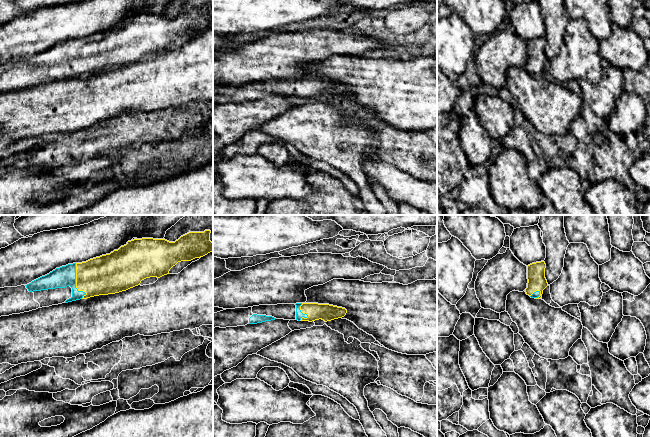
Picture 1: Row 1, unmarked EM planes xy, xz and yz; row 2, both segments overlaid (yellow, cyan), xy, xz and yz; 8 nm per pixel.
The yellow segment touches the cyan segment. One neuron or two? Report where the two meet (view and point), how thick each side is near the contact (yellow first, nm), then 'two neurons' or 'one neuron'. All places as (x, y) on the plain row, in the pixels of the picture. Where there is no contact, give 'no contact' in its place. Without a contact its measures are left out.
contact xy (76, 58); calibres 320 and 160 nm; one neuron

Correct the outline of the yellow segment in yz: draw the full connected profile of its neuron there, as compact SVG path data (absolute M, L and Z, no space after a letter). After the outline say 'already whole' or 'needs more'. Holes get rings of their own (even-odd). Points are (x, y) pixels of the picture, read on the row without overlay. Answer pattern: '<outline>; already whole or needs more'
M544 37L532 39L527 42L527 64L525 68L531 74L542 74L543 66L548 62L545 54L546 40Z; needs more

